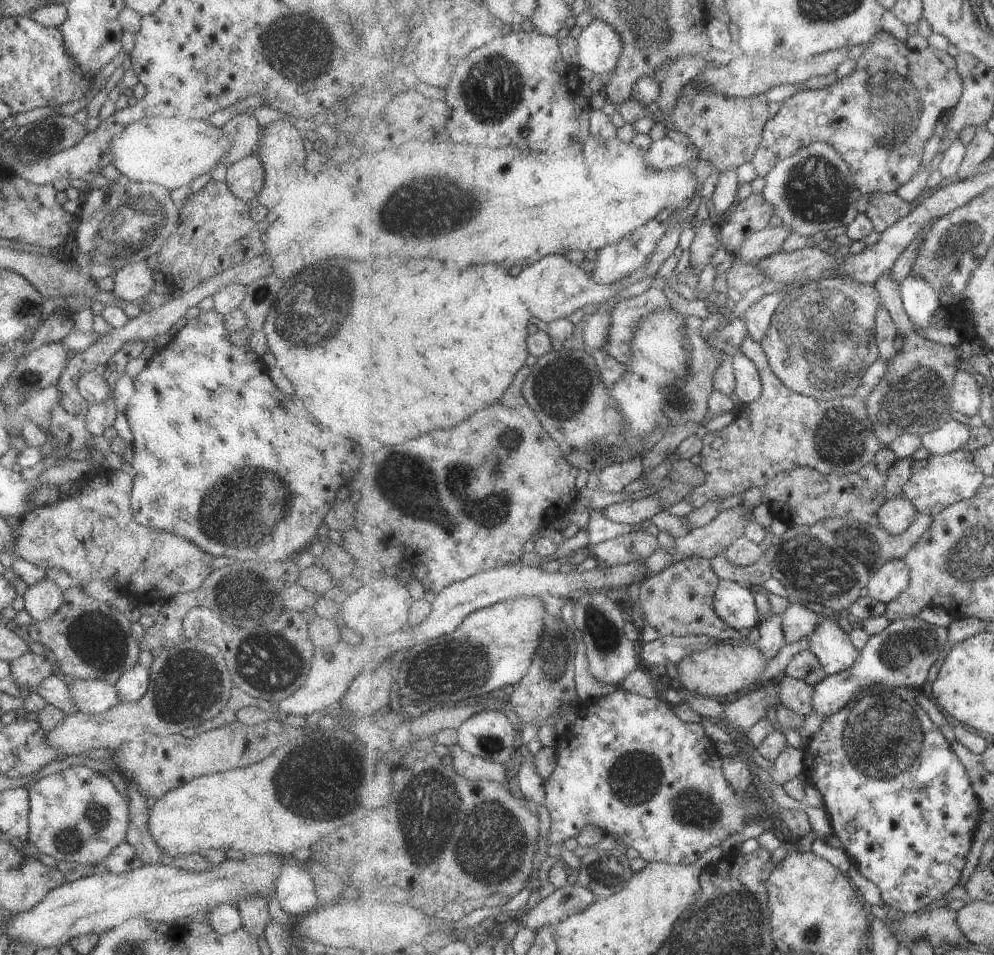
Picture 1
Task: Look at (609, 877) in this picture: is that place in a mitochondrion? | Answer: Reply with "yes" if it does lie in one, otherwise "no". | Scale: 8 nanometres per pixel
yes

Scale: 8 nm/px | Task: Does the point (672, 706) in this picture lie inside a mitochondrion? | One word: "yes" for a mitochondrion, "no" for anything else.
no

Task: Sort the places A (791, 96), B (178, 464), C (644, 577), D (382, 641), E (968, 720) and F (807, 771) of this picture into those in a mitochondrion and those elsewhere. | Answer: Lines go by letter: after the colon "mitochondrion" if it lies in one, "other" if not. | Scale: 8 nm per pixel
A: other
B: other
C: other
D: other
E: other
F: other

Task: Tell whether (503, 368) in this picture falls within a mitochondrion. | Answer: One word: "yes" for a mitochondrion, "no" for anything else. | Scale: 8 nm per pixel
no

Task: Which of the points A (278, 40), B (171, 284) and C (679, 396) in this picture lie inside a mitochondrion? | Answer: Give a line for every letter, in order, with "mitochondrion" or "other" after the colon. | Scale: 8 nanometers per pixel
A: mitochondrion
B: other
C: mitochondrion

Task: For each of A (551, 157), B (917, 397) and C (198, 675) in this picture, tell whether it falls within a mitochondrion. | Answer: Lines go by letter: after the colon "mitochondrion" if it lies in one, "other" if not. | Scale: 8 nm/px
A: other
B: mitochondrion
C: mitochondrion

